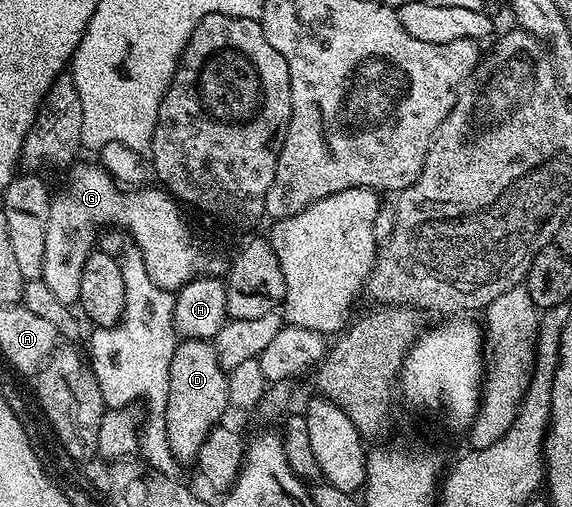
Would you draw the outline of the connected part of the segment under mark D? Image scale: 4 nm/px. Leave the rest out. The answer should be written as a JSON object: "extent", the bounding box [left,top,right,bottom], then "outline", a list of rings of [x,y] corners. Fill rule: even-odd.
{"extent":[166,339,230,464],"outline":[[[182,339],[174,348],[172,365],[168,369],[168,397],[166,398],[166,432],[168,445],[179,464],[197,460],[200,447],[213,428],[223,422],[222,414],[230,407],[228,397],[228,372],[220,365],[213,342],[205,339]]]}

